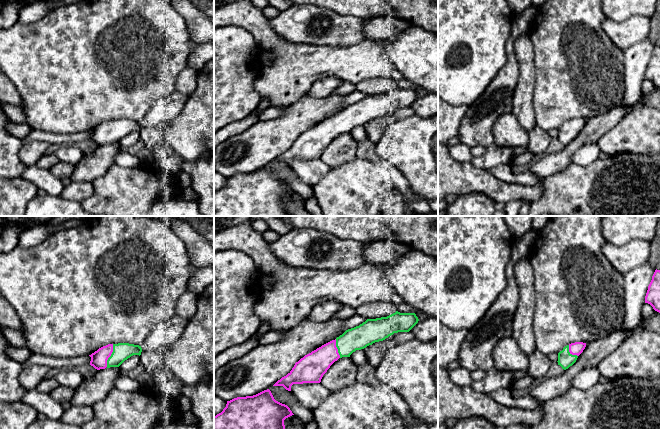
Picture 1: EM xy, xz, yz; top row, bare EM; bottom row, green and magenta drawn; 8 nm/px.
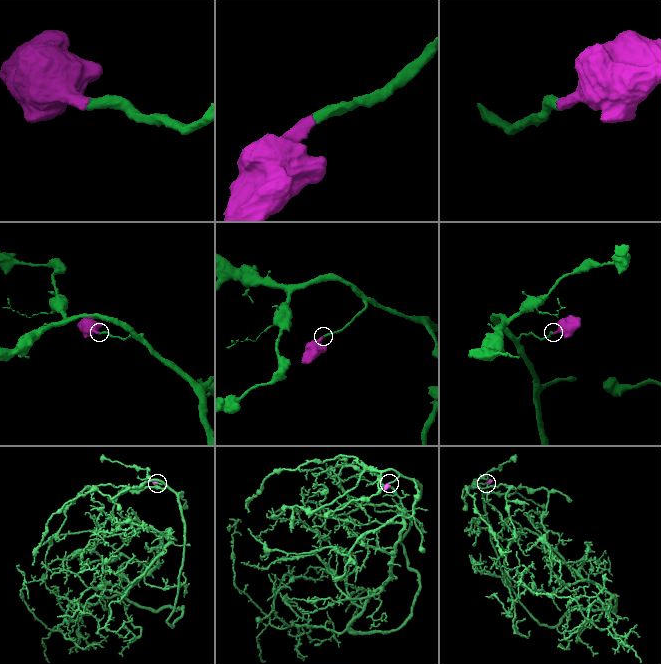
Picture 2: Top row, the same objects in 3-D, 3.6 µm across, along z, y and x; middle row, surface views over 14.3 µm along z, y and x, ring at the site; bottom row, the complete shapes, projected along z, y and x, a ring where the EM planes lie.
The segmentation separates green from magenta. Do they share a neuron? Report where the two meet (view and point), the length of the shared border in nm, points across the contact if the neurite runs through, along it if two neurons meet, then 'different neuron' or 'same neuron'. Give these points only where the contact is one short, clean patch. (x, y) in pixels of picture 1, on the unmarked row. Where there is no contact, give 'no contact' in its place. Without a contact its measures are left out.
xy (111, 131) | 190 nm | across xy (122, 127), (111, 131), (99, 134) | same neuron

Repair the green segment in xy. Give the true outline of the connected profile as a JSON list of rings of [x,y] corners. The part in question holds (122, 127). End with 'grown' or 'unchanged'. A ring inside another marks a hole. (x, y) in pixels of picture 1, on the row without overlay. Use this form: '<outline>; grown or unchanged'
[[[129,119],[108,120],[89,131],[90,141],[95,145],[119,143],[125,136],[133,131],[141,131],[142,124],[139,121]]]; grown

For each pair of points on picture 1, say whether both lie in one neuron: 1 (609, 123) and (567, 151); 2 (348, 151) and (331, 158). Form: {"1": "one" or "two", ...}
{"1": "one", "2": "one"}

